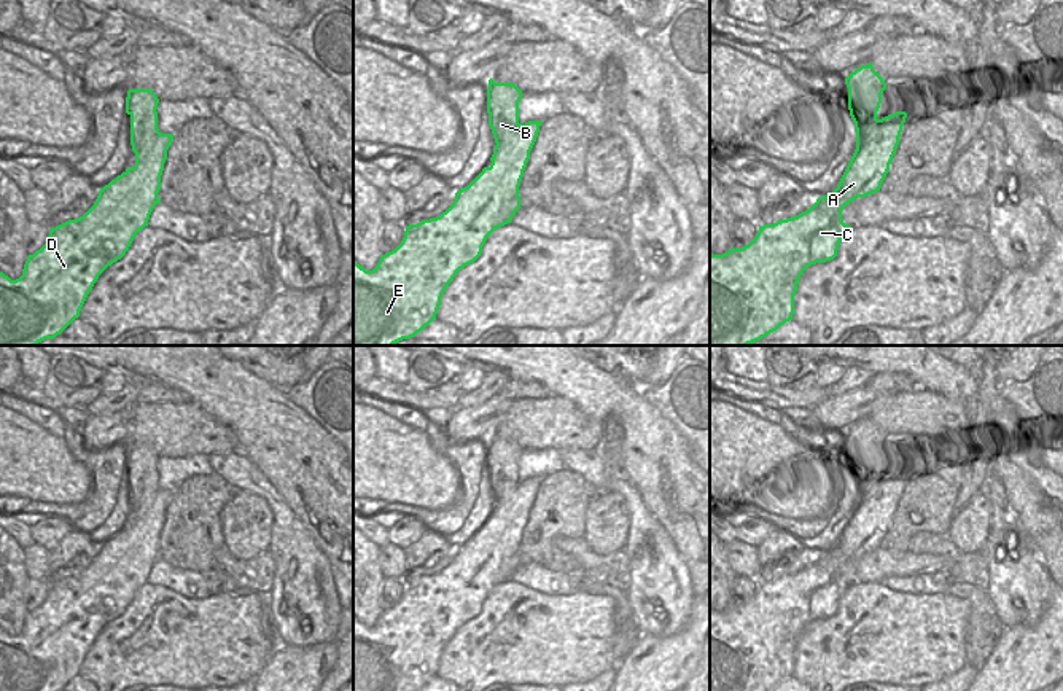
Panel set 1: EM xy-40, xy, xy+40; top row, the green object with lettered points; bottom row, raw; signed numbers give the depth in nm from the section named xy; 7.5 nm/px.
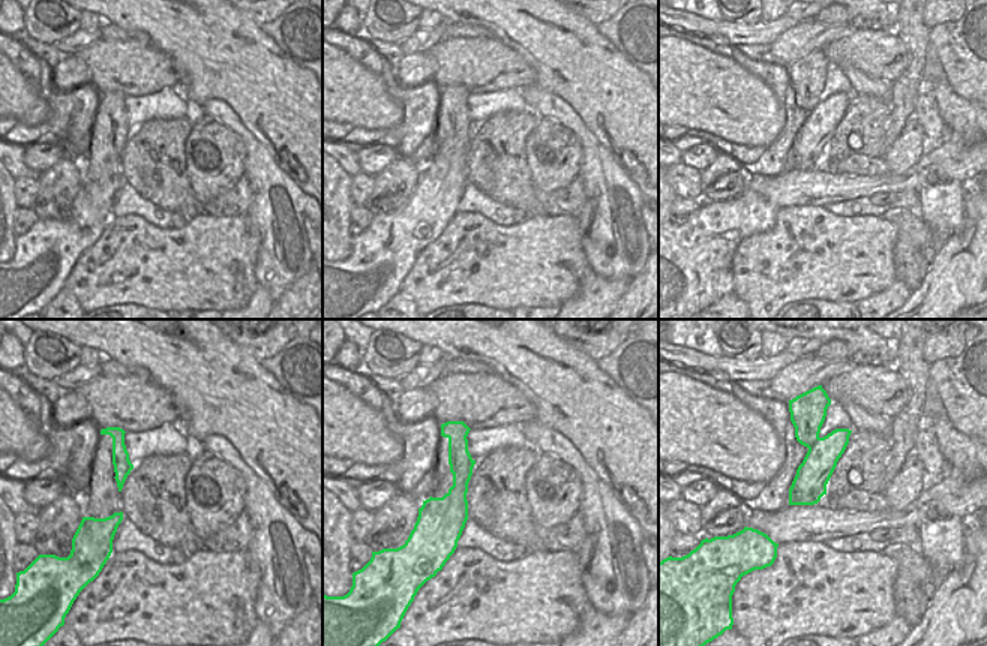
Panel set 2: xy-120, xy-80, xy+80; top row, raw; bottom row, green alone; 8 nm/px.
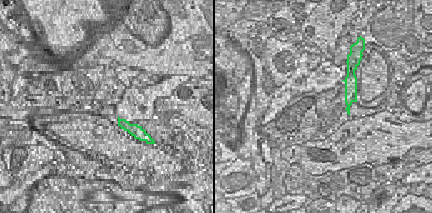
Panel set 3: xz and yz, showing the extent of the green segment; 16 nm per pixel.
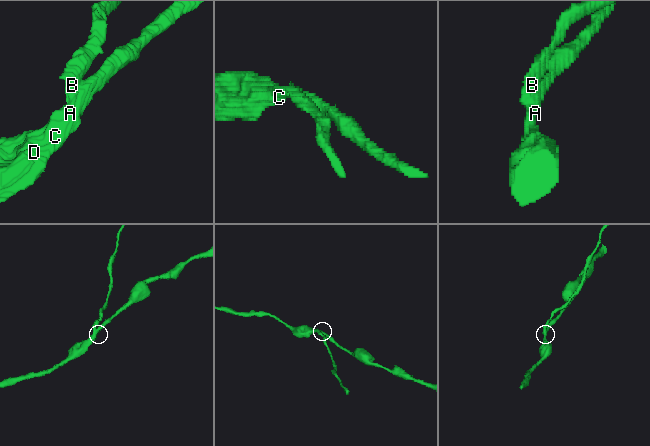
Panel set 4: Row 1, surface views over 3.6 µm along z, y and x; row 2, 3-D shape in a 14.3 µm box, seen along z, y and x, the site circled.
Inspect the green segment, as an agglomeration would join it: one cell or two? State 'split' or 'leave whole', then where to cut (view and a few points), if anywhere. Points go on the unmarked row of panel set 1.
split; cut in xy-40 along (159, 489), (144, 500), (131, 495)

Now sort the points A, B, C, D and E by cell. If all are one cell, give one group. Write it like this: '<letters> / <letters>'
A C D E / B

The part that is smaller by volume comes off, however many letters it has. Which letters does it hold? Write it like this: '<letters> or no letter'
B

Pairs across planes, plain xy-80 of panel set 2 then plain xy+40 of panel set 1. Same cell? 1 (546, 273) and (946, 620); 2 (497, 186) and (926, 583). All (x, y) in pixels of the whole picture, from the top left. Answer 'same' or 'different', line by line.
1: same
2: different

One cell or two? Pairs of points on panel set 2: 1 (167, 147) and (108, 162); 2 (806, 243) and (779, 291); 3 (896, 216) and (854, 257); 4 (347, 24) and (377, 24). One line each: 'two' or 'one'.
1: two
2: one
3: two
4: two

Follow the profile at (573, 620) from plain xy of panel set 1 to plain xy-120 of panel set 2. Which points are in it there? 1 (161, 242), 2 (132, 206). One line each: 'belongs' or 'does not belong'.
1: belongs
2: does not belong

